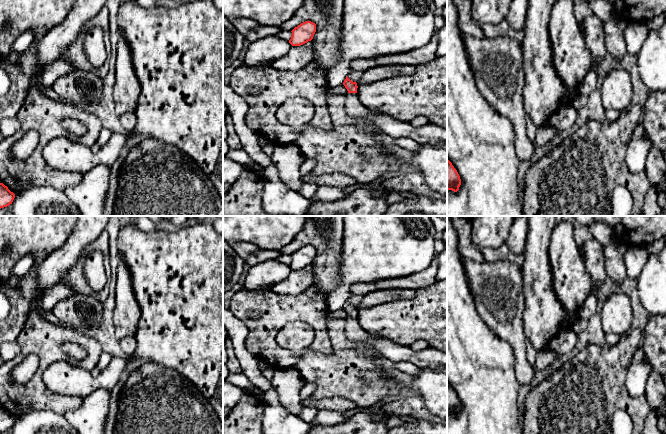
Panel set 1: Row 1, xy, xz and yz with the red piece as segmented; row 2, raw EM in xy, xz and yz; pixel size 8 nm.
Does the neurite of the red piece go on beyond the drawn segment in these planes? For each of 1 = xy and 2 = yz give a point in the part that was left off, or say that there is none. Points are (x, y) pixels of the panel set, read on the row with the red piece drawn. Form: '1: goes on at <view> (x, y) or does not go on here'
1: does not go on here
2: does not go on here

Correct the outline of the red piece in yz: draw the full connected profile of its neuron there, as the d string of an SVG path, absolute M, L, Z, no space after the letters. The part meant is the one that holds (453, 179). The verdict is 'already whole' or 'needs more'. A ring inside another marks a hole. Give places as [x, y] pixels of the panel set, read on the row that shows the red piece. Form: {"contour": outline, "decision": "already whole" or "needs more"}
{"contour": "M447 159L447 191L457 192L461 185L461 179L452 163Z", "decision": "already whole"}

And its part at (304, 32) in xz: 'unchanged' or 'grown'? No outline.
unchanged

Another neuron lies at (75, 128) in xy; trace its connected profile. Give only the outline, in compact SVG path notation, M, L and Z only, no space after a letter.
M66 118L63 120L63 127L71 137L78 137L83 135L87 128L78 120L74 118Z

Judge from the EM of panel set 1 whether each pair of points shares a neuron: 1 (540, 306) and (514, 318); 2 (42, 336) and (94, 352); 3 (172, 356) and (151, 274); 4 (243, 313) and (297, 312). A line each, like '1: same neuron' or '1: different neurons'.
1: different neurons
2: same neuron
3: same neuron
4: same neuron

